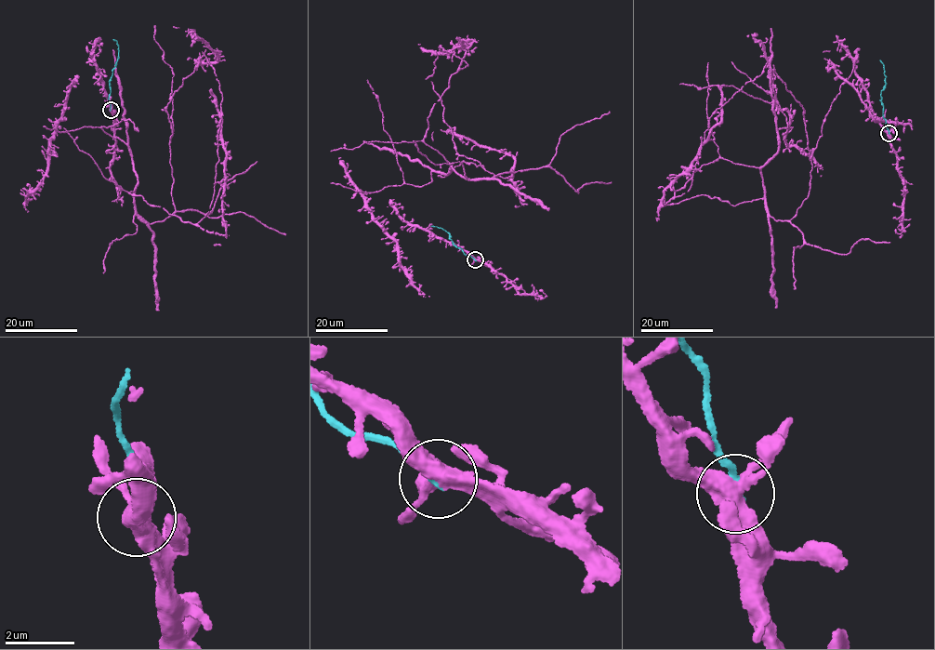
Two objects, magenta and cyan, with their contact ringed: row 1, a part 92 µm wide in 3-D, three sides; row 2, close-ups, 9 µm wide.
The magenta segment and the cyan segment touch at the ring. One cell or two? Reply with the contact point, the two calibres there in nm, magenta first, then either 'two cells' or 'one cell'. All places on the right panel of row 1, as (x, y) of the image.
at (888, 133); 440 nm thick on the magenta side, 190 nm on the other; two cells

